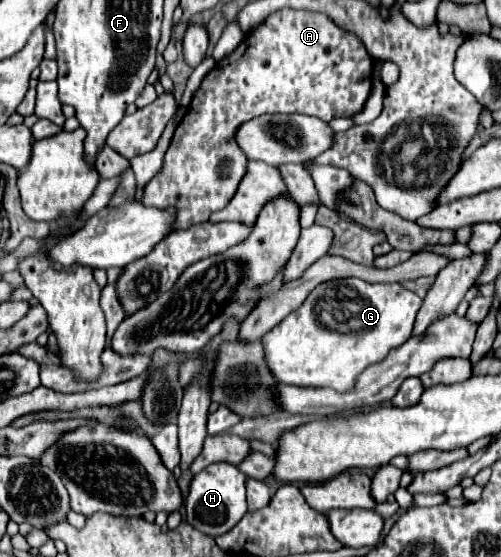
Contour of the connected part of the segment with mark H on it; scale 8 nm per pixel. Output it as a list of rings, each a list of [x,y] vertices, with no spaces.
[[[213,463],[207,469],[203,469],[191,481],[191,491],[187,495],[185,507],[187,521],[193,527],[199,527],[199,531],[213,537],[231,531],[231,527],[235,527],[235,523],[239,523],[239,519],[247,513],[245,481],[247,477],[231,463]]]

